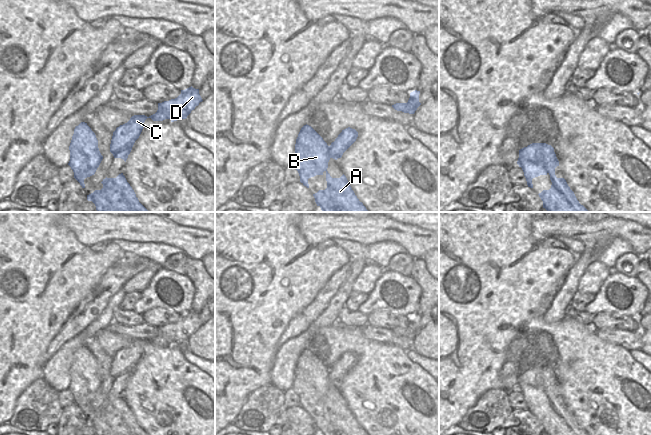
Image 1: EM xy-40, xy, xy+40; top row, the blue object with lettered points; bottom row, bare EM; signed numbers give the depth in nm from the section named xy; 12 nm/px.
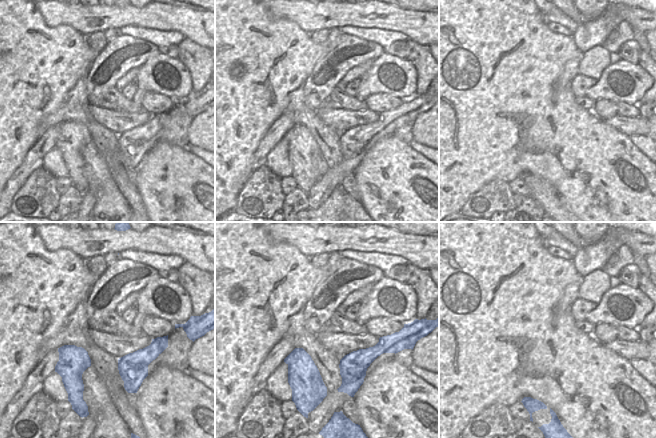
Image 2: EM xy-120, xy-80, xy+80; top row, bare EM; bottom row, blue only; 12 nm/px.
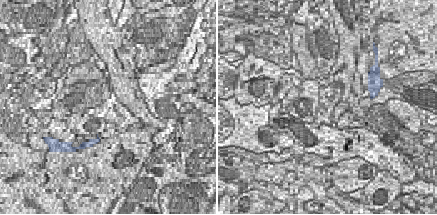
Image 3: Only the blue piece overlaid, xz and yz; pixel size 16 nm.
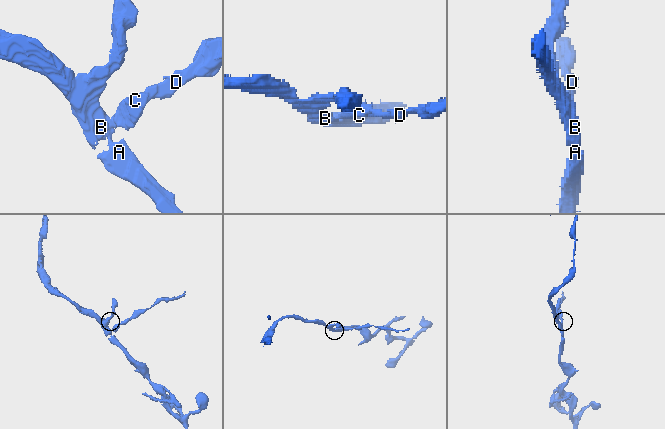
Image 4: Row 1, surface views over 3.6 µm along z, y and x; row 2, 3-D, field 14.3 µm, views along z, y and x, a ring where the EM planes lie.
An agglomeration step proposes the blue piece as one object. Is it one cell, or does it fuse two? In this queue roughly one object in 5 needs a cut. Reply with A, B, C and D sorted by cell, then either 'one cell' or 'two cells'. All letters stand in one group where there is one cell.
groups A B / C D; two cells

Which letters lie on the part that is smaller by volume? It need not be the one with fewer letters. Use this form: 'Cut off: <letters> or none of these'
Cut off: C, D

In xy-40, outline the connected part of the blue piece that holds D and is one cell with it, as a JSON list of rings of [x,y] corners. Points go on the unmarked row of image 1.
[[[191,310],[181,314],[181,318],[177,322],[158,327],[158,334],[155,338],[149,341],[145,339],[132,340],[127,347],[120,349],[113,356],[110,376],[114,382],[121,382],[126,386],[135,365],[139,362],[144,352],[144,346],[147,342],[151,342],[153,345],[170,343],[171,346],[186,343],[202,325],[199,313]]]

